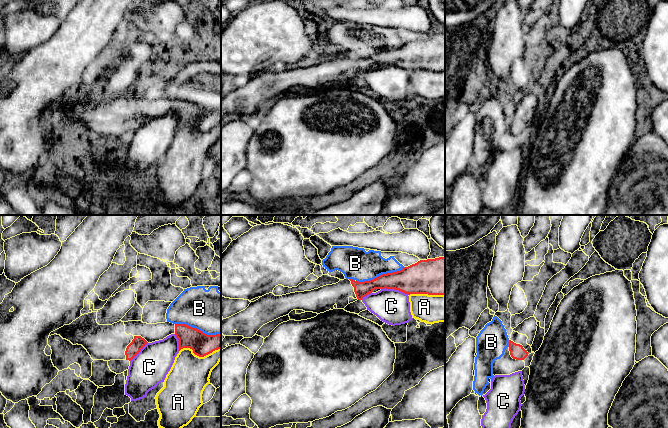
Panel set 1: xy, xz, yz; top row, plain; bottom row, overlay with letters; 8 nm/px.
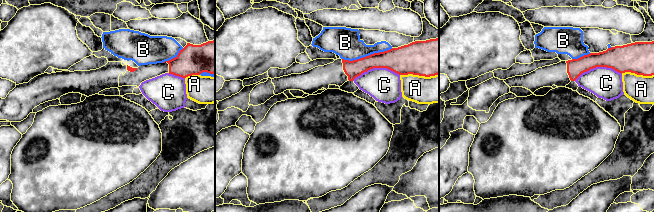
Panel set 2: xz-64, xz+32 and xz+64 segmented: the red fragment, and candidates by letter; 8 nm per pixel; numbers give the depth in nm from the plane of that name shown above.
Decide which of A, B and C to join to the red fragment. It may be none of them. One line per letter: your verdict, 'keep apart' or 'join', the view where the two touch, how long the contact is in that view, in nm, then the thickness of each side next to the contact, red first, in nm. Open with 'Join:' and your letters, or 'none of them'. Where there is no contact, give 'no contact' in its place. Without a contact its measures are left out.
Join: none of them
A: keep apart; meets red in xy; contact 340 nm long; 180 nm thick on the red side, 320 nm on the other
B: keep apart; meets red in xz; contact 400 nm long; 220 nm thick on the red side, 260 nm on the other
C: keep apart; meets red in xz; contact 220 nm long; 260 nm thick on the red side, 280 nm on the other

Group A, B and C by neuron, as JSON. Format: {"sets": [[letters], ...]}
{"sets": [["A"], ["B"], ["C"]]}

